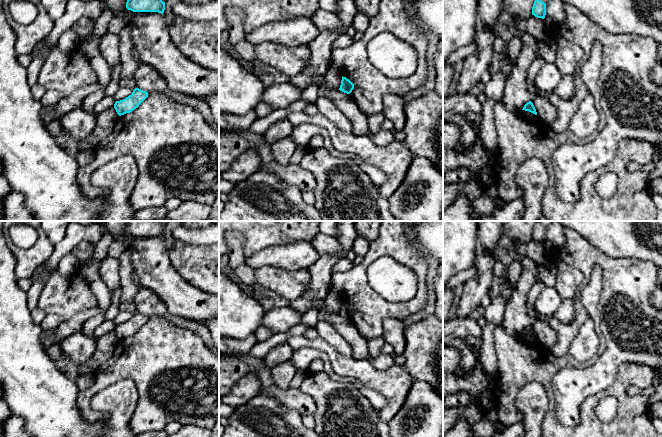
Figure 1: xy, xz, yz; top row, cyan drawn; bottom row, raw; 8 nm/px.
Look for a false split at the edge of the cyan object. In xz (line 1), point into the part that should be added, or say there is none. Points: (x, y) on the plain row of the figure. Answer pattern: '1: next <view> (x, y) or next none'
1: next none

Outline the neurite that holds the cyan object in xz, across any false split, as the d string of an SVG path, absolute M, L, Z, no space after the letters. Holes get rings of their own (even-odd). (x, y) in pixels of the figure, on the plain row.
M342 300L339 314L344 317L350 318L353 313L354 313L354 308L349 303Z

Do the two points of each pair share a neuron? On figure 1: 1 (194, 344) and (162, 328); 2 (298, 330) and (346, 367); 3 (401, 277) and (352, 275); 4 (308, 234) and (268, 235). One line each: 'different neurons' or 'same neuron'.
1: same neuron
2: different neurons
3: different neurons
4: same neuron

